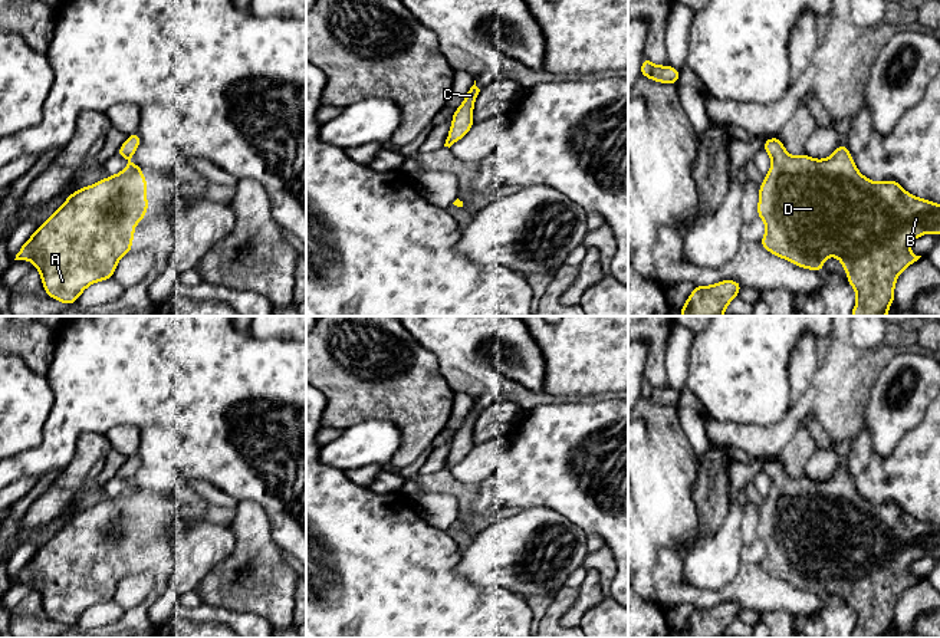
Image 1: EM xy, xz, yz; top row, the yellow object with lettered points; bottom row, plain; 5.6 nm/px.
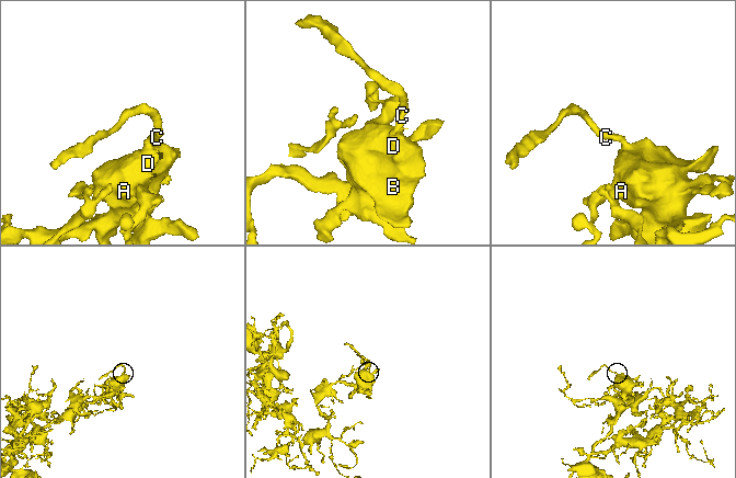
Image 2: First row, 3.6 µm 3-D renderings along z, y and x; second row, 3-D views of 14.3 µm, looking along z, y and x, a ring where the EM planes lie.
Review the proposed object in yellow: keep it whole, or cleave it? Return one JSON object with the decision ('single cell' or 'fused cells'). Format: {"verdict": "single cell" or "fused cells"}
{"verdict": "single cell"}

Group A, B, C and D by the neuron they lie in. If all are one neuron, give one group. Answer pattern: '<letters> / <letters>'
A B C D

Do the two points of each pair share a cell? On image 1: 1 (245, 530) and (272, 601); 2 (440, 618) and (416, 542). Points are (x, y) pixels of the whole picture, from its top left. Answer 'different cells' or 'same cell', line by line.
1: same cell
2: same cell

